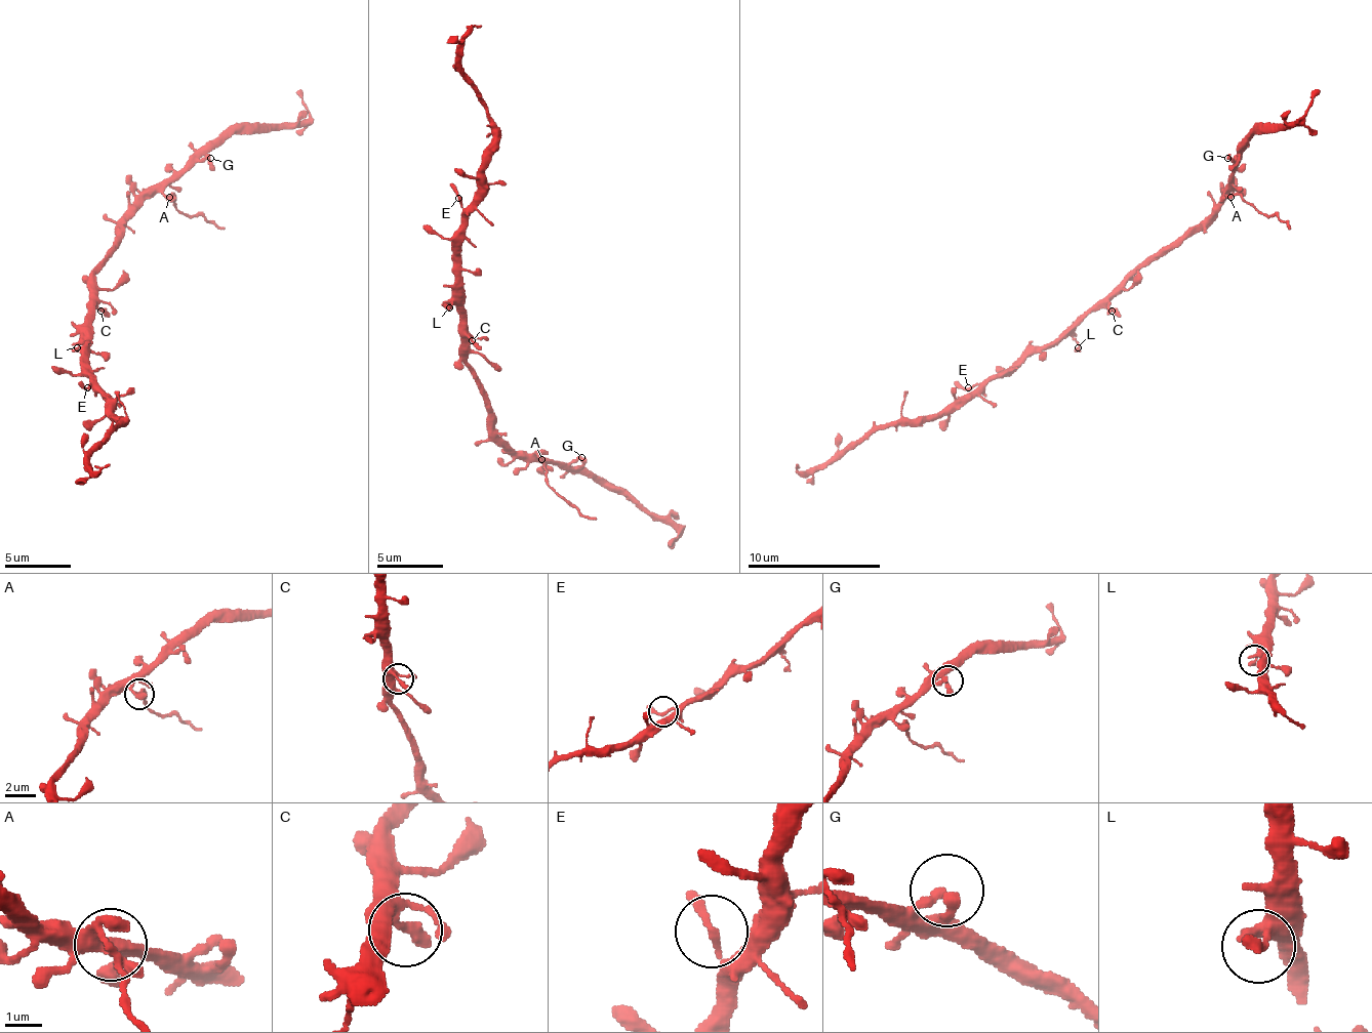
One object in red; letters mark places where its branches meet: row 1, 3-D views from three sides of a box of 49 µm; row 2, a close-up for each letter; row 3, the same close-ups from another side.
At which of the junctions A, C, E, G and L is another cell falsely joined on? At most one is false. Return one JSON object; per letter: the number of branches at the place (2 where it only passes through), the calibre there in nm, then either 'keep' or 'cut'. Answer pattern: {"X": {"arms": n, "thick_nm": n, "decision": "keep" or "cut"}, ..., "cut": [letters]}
{"A": {"arms": 3, "thick_nm": 190, "decision": "cut"}, "C": {"arms": 3, "thick_nm": 280, "decision": "keep"}, "E": {"arms": 2, "thick_nm": 190, "decision": "keep"}, "G": {"arms": 1, "thick_nm": 280, "decision": "keep"}, "L": {"arms": 1, "thick_nm": 280, "decision": "keep"}, "cut": ["A"]}

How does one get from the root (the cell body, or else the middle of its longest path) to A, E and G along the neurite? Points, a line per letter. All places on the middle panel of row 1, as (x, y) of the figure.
A: (466, 343), (466, 364), (489, 404), (489, 423), (519, 453), (535, 453), (541, 460)
E: (466, 343), (462, 201), (458, 198)
G: (466, 343), (466, 364), (489, 404), (489, 423), (519, 453), (535, 453), (562, 463), (575, 463), (581, 457)

